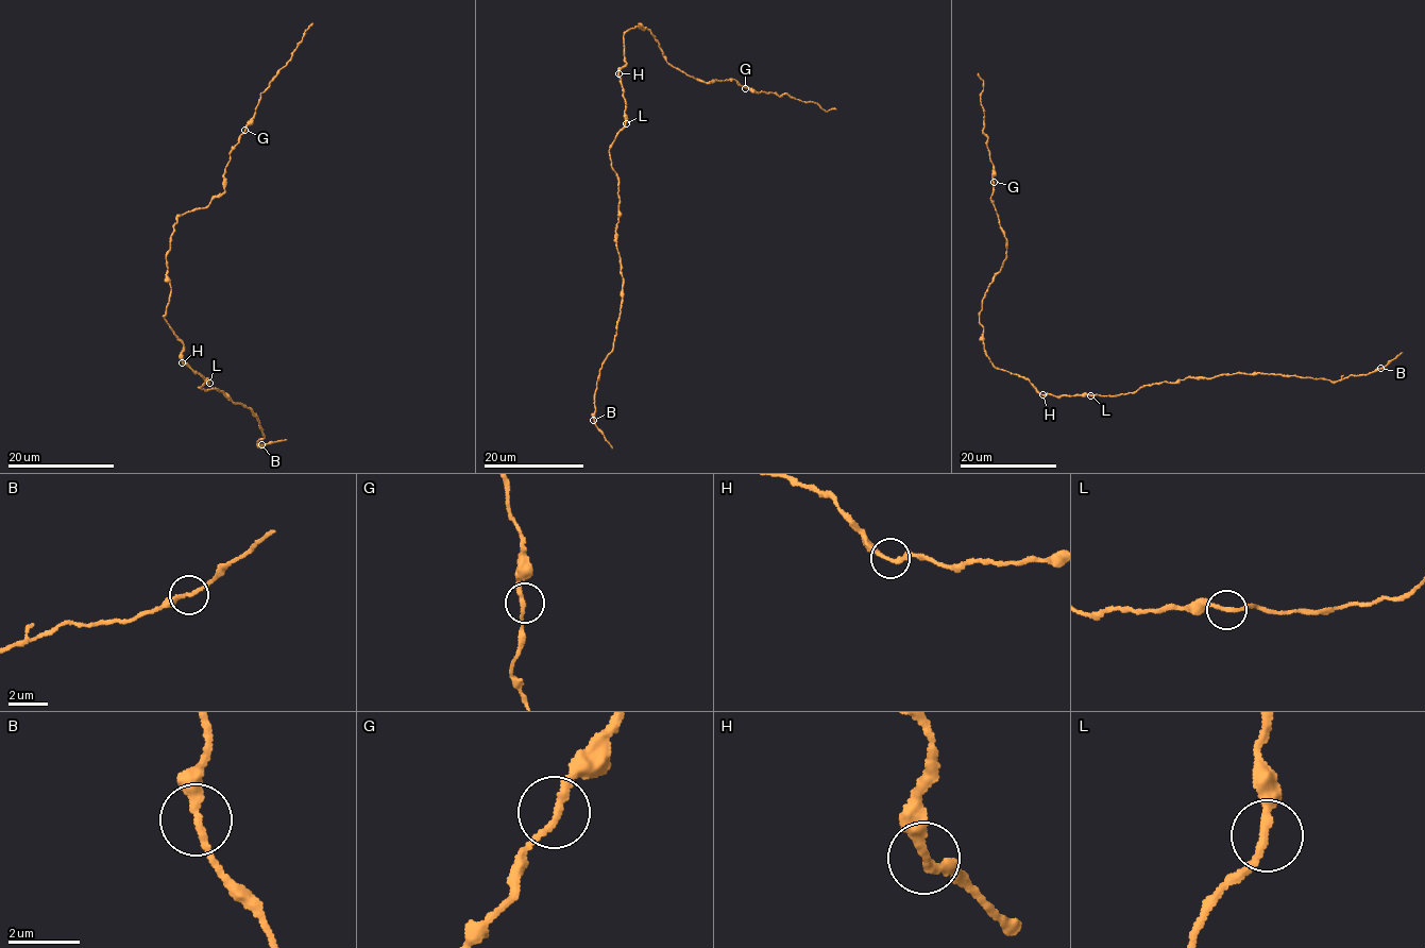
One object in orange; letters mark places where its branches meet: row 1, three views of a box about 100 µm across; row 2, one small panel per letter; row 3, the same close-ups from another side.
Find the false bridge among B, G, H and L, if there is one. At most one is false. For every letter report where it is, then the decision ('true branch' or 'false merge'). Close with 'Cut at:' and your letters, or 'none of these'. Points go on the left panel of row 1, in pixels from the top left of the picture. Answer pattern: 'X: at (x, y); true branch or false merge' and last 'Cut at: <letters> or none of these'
B: at (261, 444); true branch
G: at (244, 130); true branch
H: at (182, 362); true branch
L: at (209, 383); true branch
Cut at: none of these

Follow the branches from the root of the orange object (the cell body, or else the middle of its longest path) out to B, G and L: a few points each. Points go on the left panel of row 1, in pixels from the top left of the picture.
B: (183, 361), (208, 382), (200, 388), (216, 388), (250, 408), (265, 436), (257, 443), (261, 445)
G: (183, 361), (182, 342), (163, 316), (171, 291), (169, 237), (179, 216), (223, 191), (225, 166), (244, 130)
L: (183, 361), (209, 383)

